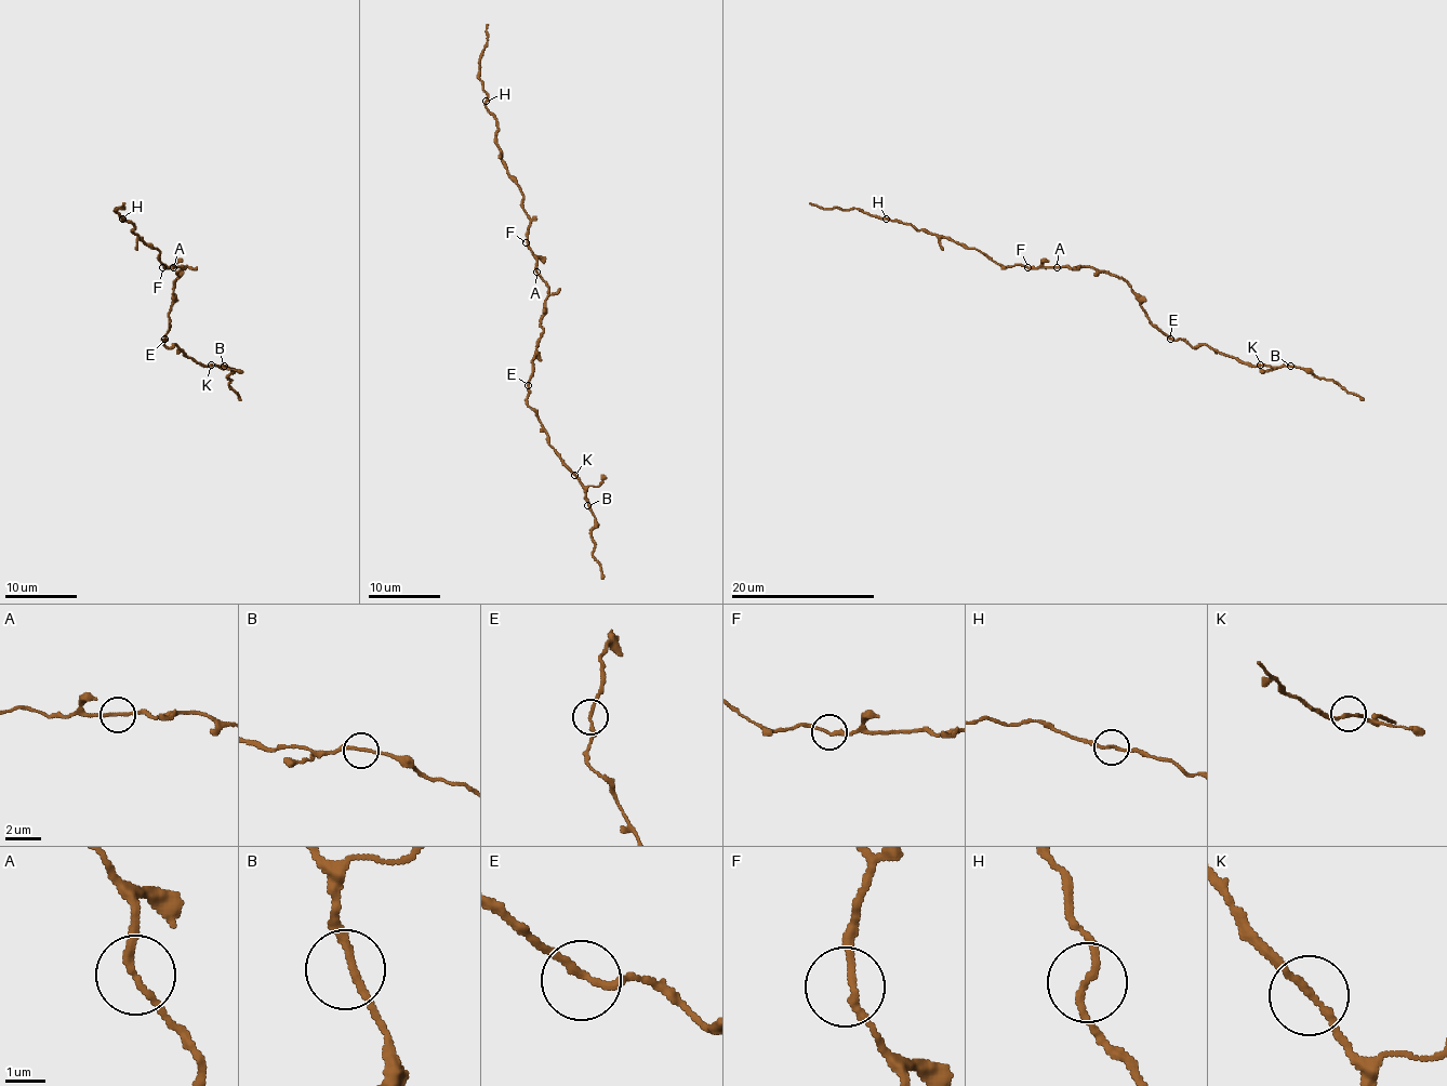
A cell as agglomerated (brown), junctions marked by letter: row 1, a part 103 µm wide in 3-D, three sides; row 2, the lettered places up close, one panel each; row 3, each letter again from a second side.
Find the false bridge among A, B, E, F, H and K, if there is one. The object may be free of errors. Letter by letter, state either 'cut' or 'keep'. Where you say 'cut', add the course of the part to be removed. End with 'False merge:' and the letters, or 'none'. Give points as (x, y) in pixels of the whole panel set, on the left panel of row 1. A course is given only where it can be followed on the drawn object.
A: keep
B: keep
E: keep
F: keep
H: keep
K: keep
False merge: none

